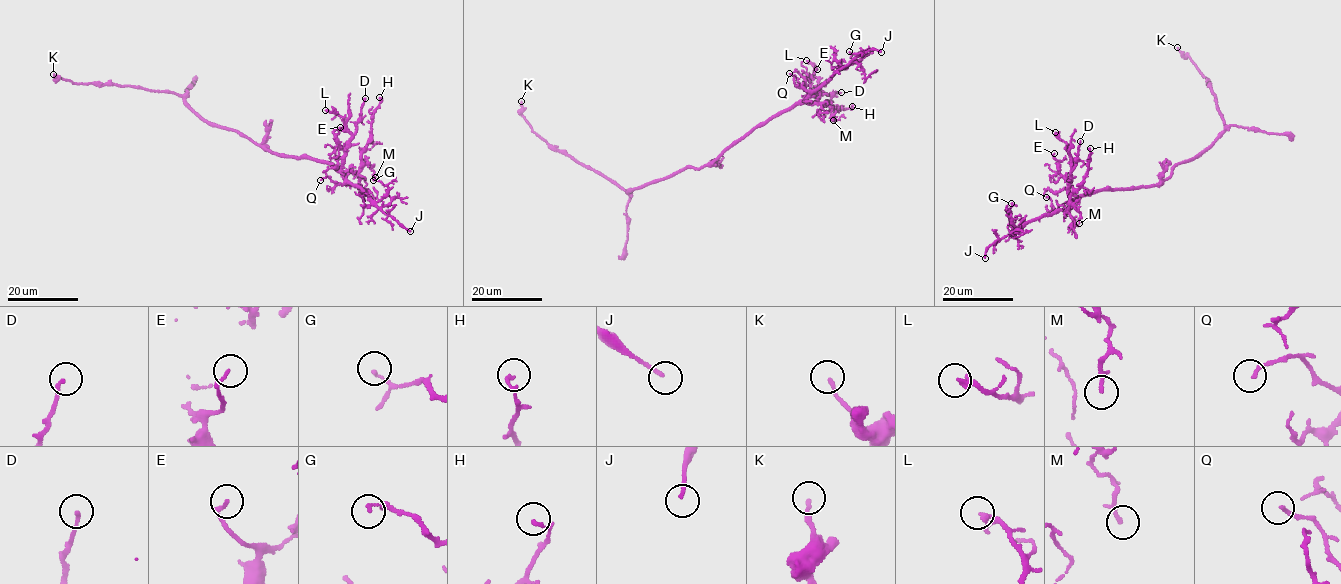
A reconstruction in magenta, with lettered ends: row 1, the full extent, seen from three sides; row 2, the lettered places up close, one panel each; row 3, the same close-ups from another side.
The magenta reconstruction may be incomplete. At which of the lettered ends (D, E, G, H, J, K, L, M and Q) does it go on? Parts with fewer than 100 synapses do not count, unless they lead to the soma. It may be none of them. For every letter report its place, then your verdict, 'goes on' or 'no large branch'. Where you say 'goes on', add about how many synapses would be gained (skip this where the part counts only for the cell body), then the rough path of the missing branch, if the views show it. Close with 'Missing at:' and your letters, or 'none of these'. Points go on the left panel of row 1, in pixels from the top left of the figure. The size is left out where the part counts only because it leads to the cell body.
D: at (365, 98); no large branch
E: at (340, 127); no large branch
G: at (373, 180); no large branch
H: at (379, 97); no large branch
J: at (410, 231); goes on
K: at (53, 74); no large branch
L: at (325, 110); no large branch
M: at (375, 177); no large branch
Q: at (320, 180); no large branch
Missing at: J

